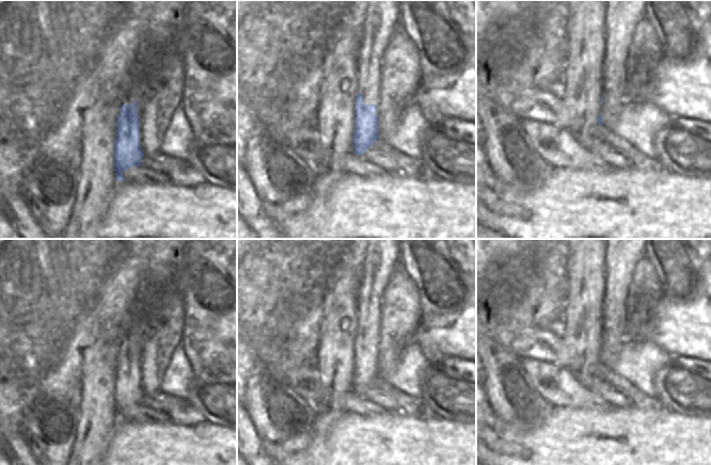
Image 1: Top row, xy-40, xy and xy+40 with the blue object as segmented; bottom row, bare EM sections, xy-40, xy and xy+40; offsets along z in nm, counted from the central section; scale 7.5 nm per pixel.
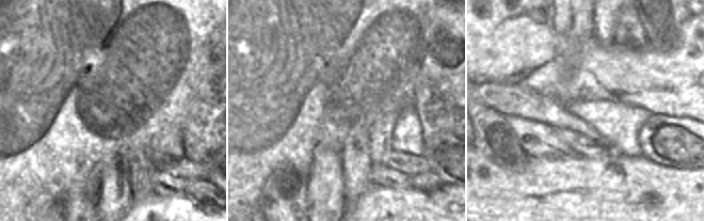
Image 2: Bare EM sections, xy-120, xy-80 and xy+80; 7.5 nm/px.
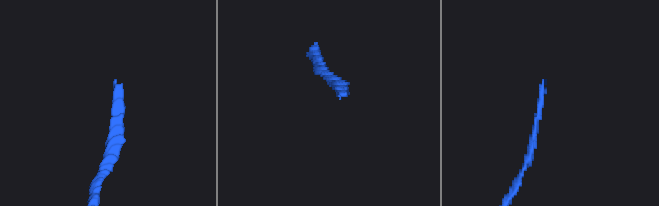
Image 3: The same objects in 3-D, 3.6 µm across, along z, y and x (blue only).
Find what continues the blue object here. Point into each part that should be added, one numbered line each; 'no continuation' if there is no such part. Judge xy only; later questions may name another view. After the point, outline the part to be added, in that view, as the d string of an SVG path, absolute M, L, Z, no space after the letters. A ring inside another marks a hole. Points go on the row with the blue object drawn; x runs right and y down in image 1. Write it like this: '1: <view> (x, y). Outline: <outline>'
1: xy (382, 16). Outline: M368 0L364 19L364 42L370 46L367 64L360 67L360 87L358 94L364 94L364 84L374 83L383 74L381 54L396 32L400 12L397 0Z

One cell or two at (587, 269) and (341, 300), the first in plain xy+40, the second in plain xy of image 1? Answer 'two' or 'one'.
one

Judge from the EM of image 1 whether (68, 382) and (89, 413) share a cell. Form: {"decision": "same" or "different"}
{"decision": "different"}

